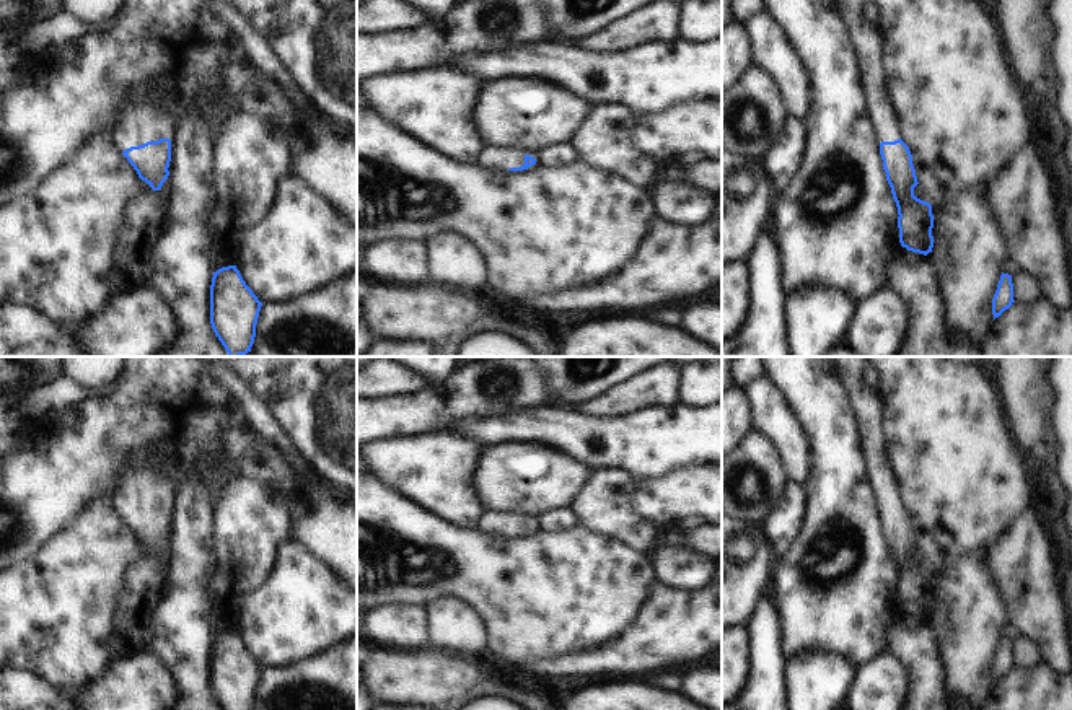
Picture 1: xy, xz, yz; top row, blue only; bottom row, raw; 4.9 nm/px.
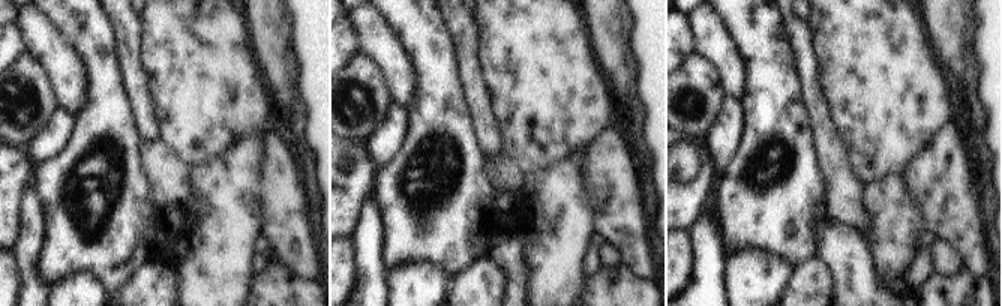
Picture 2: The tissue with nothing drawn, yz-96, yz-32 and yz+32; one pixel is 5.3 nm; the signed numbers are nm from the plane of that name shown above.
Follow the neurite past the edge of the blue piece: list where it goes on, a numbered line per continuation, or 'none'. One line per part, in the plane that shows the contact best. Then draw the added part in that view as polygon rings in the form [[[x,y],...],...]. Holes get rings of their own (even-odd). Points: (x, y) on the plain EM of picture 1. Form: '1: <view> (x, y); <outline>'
1: xy (144, 482); [[[152,446],[143,458],[130,454],[121,469],[121,479],[112,493],[116,511],[124,516],[174,497],[173,474],[166,471]]]

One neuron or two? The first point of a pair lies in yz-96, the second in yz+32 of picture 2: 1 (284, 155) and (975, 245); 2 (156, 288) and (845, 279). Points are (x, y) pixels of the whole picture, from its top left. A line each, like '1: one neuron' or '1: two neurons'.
1: one neuron
2: two neurons

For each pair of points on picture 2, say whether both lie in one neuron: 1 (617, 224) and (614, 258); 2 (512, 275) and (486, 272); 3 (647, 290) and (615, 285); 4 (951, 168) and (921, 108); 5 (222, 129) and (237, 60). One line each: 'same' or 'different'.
1: different
2: different
3: same
4: different
5: same

